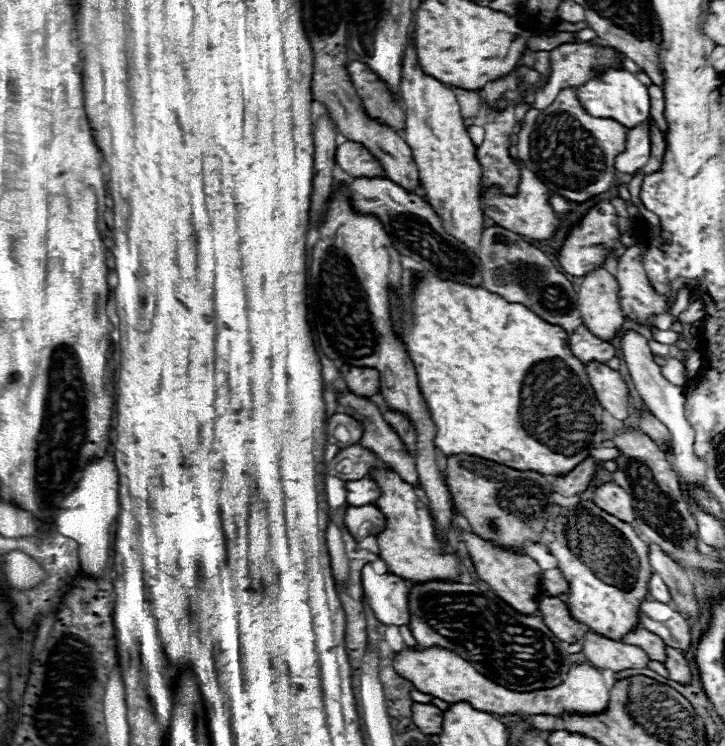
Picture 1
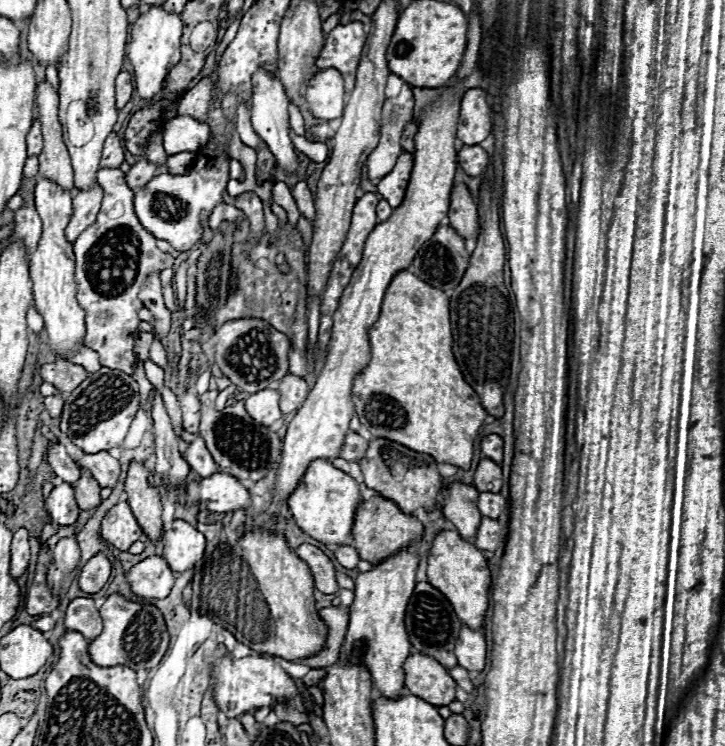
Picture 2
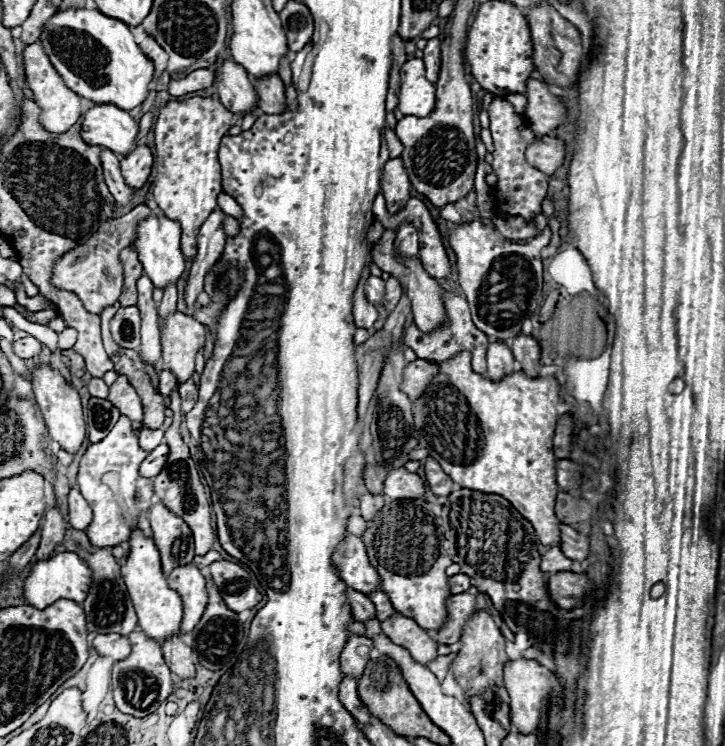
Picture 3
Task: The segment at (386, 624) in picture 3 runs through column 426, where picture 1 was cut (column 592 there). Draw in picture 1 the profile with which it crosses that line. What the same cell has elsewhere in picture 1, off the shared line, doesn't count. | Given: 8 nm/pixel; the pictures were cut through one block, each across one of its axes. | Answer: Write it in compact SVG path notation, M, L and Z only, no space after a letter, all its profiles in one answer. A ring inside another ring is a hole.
M588 632L582 644L586 658L600 670L620 672L626 668L648 668L650 662L650 656L642 648L604 638L600 634Z

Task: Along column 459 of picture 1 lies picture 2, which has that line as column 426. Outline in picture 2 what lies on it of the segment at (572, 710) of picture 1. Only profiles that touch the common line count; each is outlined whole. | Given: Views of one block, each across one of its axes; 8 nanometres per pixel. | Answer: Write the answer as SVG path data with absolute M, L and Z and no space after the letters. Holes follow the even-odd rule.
M410 654L402 664L404 686L410 694L426 700L432 706L448 706L454 698L454 680L434 658Z

